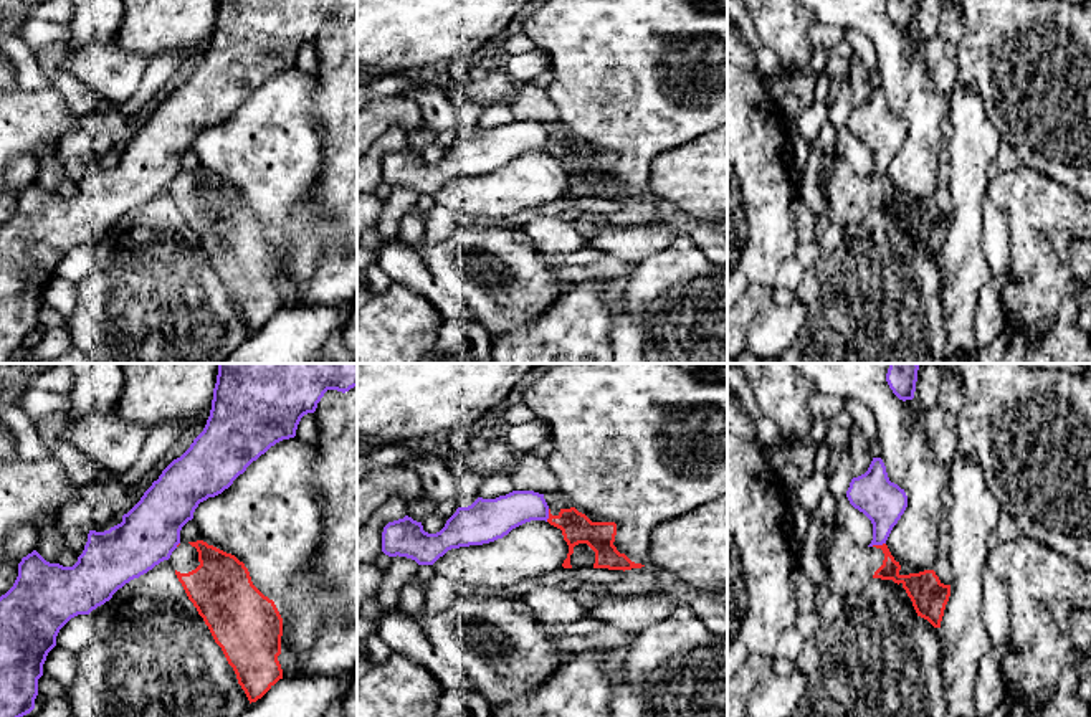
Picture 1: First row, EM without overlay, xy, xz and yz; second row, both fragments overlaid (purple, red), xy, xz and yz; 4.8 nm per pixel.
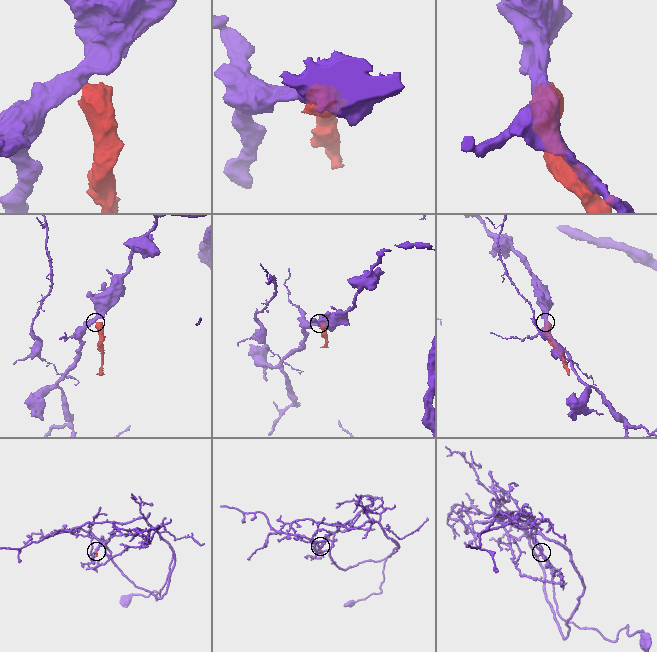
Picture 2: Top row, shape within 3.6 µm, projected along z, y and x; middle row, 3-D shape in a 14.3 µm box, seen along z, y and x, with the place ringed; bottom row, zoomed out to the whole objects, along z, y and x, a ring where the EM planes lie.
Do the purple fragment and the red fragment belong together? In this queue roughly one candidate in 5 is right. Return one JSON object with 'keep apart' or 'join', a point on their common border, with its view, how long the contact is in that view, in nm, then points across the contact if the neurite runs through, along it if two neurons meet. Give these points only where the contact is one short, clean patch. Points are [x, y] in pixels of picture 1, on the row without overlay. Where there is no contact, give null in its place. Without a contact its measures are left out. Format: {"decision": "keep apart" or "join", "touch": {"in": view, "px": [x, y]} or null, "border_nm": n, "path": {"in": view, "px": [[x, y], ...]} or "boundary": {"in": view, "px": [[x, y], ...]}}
{"decision": "keep apart", "touch": {"in": "yz", "px": [878, 174]}, "border_nm": 70, "boundary": {"in": "yz", "px": [[885, 172], [871, 175]]}}

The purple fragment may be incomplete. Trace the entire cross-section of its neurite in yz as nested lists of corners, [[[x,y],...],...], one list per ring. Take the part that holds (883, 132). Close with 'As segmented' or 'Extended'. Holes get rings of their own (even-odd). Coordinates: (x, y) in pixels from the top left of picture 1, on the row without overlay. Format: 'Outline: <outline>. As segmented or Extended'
Outline: [[[873,88],[868,101],[851,109],[846,127],[873,154],[873,170],[868,177],[886,173],[908,137],[904,119],[889,111],[881,88]]]. As segmented

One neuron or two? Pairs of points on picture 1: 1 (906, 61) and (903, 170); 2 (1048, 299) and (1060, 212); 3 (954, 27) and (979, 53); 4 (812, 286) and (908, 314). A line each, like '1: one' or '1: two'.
1: one
2: one
3: two
4: two

